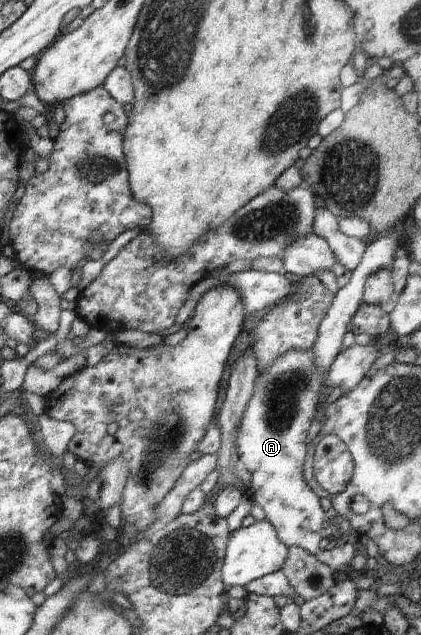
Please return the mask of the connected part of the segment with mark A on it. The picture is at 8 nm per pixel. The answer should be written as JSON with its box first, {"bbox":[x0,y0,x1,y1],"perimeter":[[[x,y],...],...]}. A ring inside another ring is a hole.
{"bbox":[237,349,356,572],"perimeter":[[[312,349],[286,352],[265,372],[261,374],[257,372],[255,386],[253,387],[253,398],[244,414],[237,435],[237,446],[245,469],[252,475],[251,489],[253,489],[253,496],[251,499],[265,512],[264,520],[272,525],[279,540],[283,541],[287,547],[301,547],[320,563],[327,565],[333,572],[339,572],[350,566],[350,562],[355,555],[356,544],[351,545],[351,543],[342,540],[334,545],[333,549],[322,547],[321,525],[330,514],[321,509],[320,498],[311,491],[302,477],[307,445],[305,439],[307,439],[307,432],[314,418],[314,412],[321,401],[319,393],[323,389],[323,378],[323,375],[316,369]]]}

